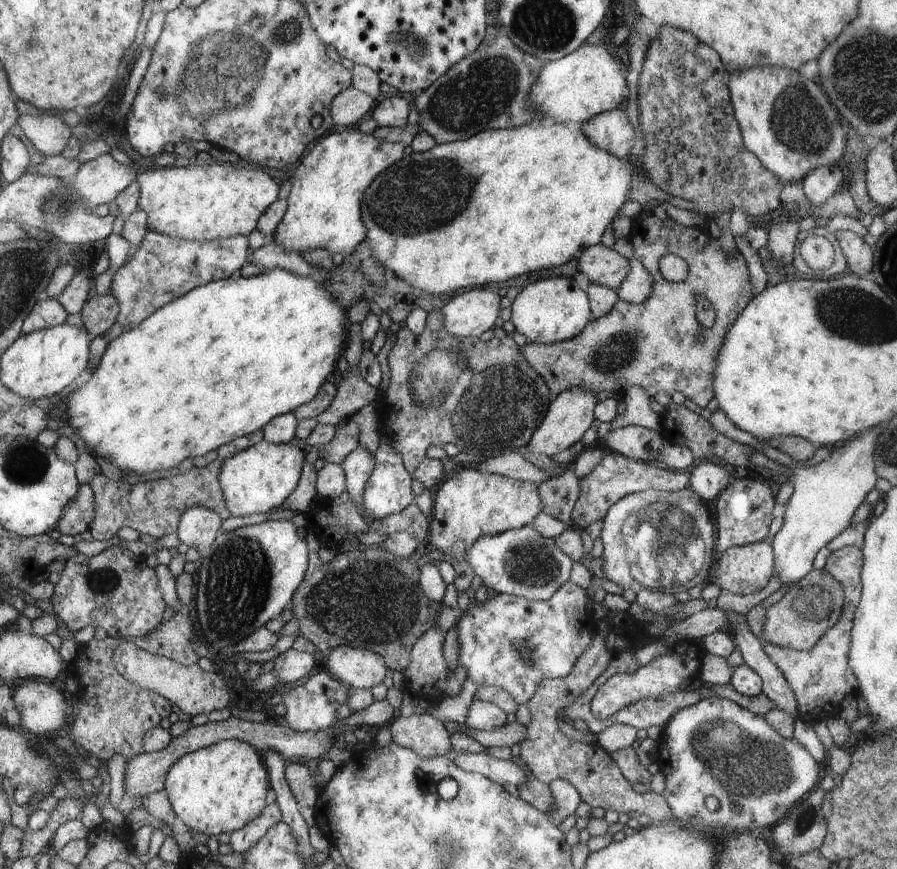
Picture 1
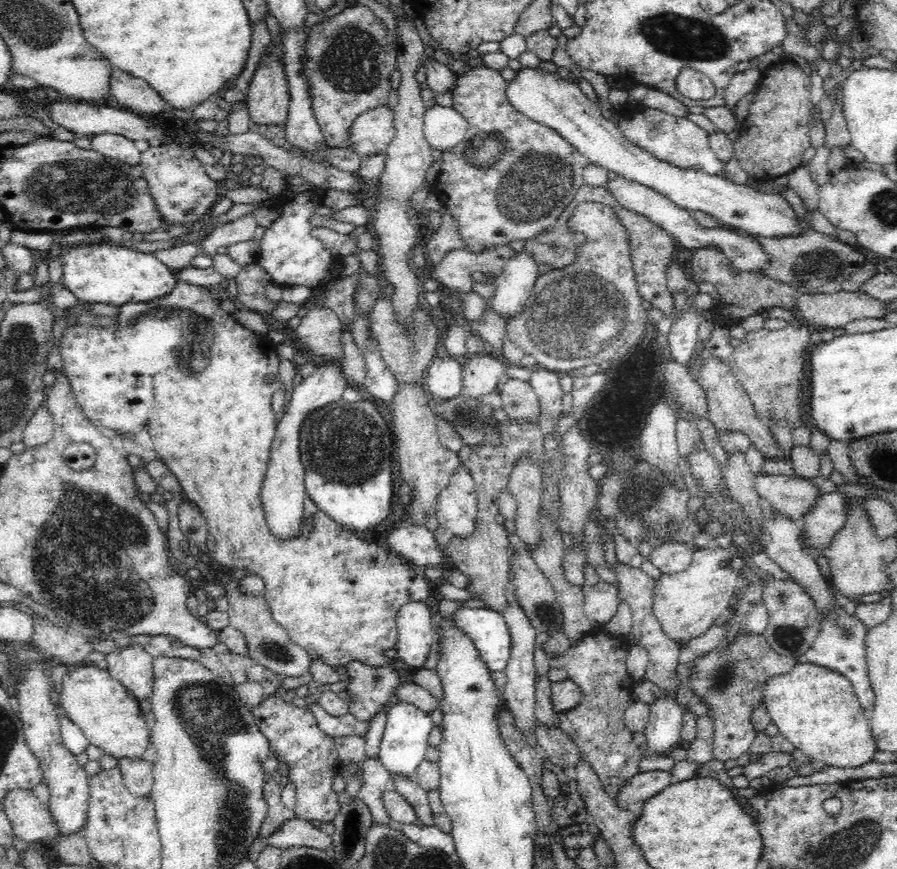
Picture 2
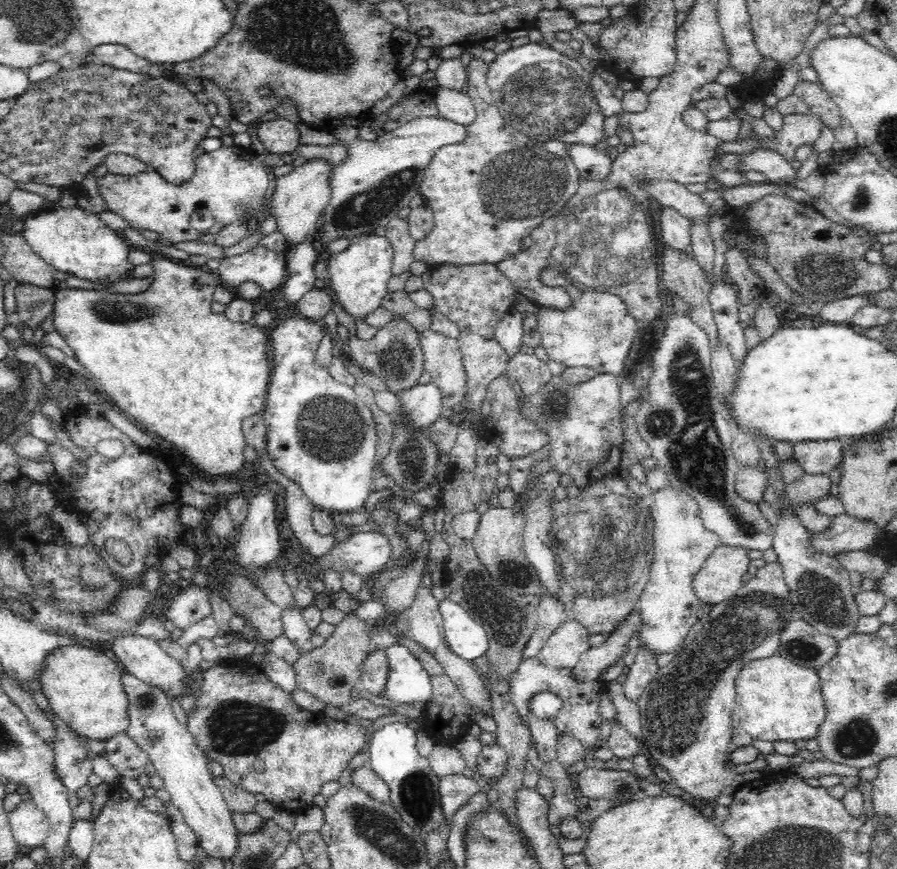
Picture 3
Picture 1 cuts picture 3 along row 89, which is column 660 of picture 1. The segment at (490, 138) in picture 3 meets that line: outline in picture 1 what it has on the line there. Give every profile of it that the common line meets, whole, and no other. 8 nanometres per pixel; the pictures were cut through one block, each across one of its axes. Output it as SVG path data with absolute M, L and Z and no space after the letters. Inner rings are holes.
M607 451L599 464L581 481L581 492L573 508L570 528L583 531L607 516L608 509L628 494L650 490L674 492L690 485L691 475L687 472L669 469L662 464L638 462L616 452Z

